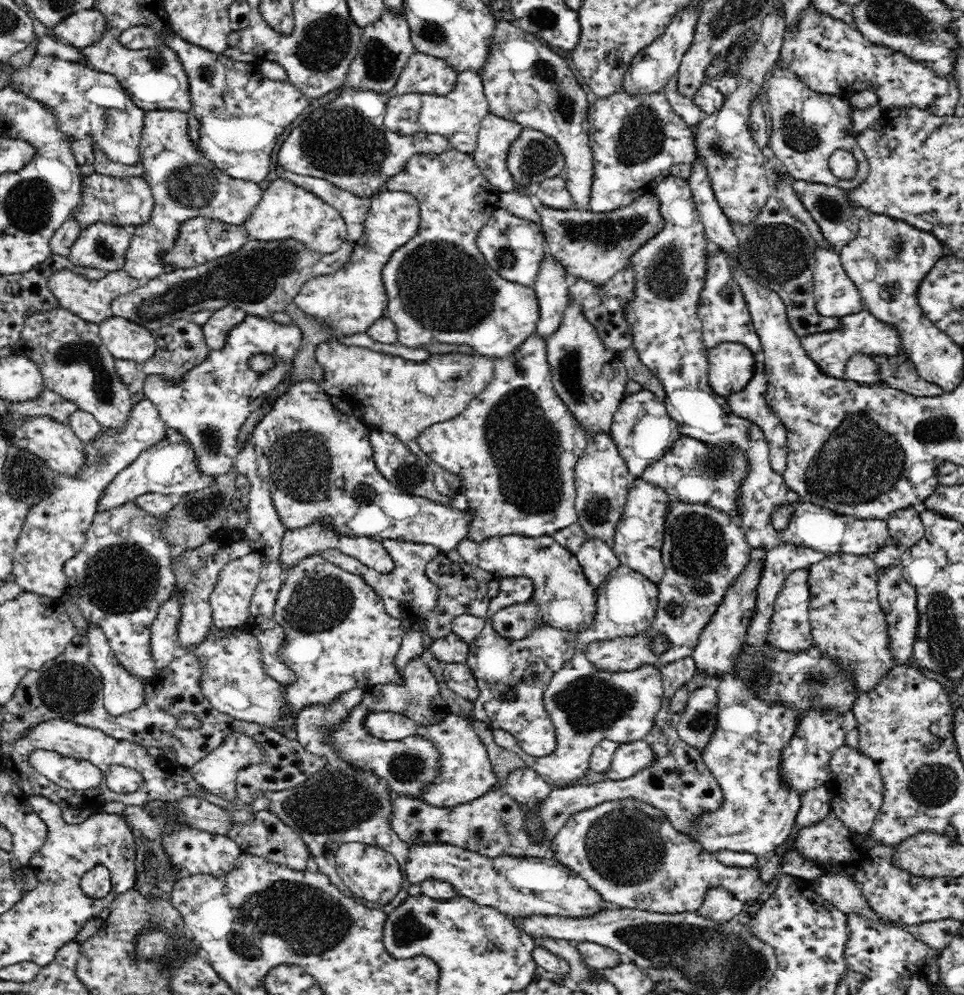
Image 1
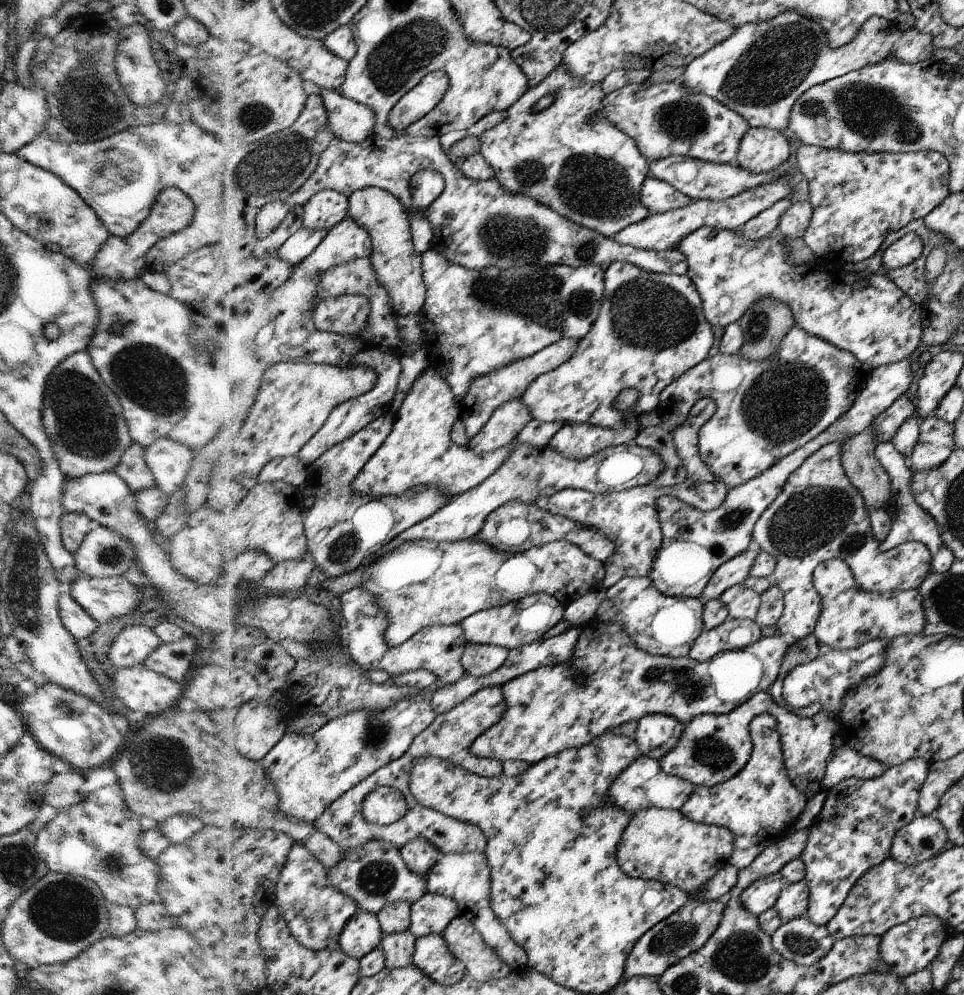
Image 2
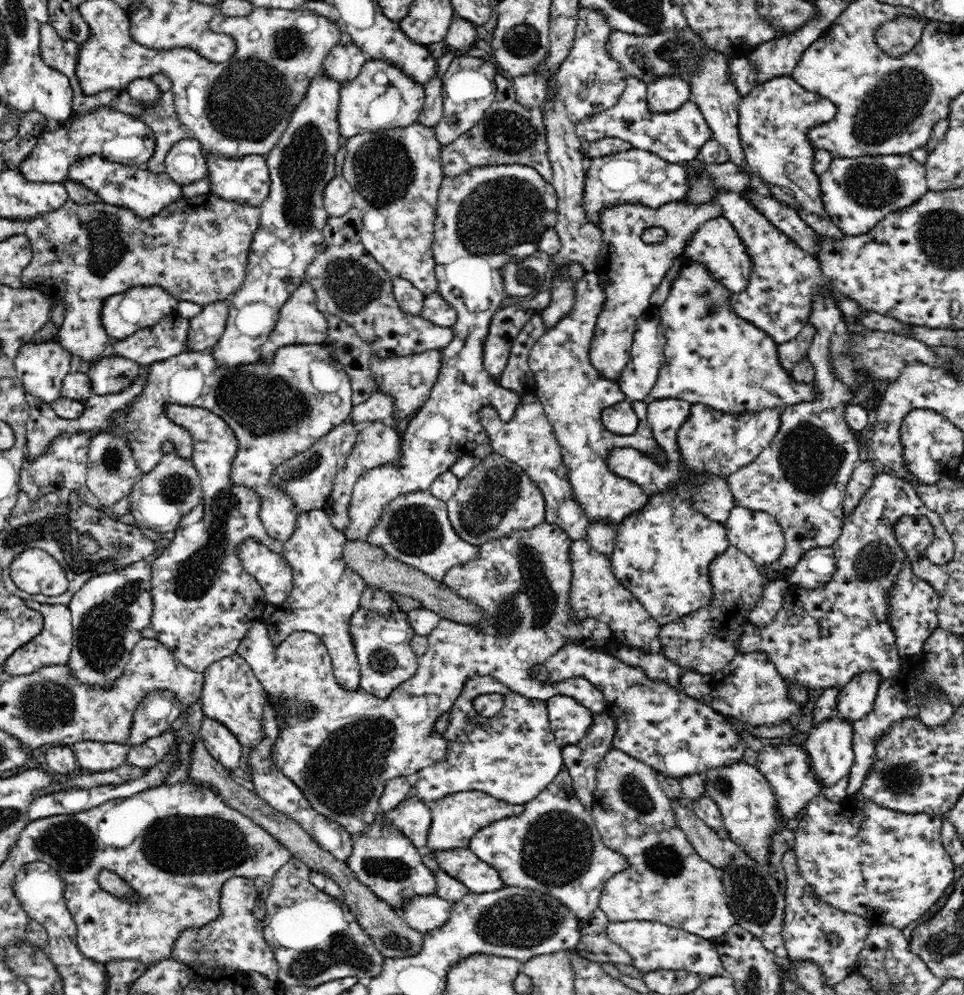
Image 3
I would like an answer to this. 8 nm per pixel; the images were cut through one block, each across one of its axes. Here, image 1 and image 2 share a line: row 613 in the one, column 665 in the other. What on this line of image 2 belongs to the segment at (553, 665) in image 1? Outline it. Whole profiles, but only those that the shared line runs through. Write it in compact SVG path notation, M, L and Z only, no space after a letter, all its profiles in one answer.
M685 482L670 487L640 485L617 492L595 494L581 489L565 489L550 497L540 497L536 506L552 515L575 521L582 527L605 535L612 542L613 554L606 561L604 588L612 587L625 577L648 577L656 554L663 545L662 522L659 520L658 504L664 497L673 497L701 512L719 508L727 499L730 490L720 482Z

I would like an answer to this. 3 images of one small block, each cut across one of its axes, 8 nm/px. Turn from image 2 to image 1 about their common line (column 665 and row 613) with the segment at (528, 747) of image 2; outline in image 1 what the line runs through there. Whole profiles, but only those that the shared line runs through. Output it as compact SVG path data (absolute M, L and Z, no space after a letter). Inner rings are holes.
M675 500L667 516L662 545L665 573L658 585L659 602L652 626L648 632L633 636L595 640L586 648L586 659L598 670L619 675L631 674L644 666L660 669L670 662L692 657L700 635L722 604L726 590L747 565L752 549L735 517L710 506ZM658 633L666 635L669 642L669 650L660 655L650 649L651 638Z

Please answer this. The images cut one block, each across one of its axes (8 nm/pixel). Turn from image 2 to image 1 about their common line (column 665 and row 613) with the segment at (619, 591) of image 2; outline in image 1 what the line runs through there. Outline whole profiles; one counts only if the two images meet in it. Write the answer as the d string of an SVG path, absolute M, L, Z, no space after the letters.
M626 565L609 571L596 589L596 614L593 622L577 634L574 657L553 674L543 694L543 703L556 732L556 750L544 757L526 754L516 737L502 729L493 730L498 746L516 753L526 767L532 767L551 787L562 789L568 782L582 780L591 771L591 756L601 739L612 739L621 745L648 736L655 726L656 711L663 704L664 687L660 669L644 666L631 674L608 674L586 659L586 648L595 640L615 639L620 635L648 632L656 618L658 586L647 575Z

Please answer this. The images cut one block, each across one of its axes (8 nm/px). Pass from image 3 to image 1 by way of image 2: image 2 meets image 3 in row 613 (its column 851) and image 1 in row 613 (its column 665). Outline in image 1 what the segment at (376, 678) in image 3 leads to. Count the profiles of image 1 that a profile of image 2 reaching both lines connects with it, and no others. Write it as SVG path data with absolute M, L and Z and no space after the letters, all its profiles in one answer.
M382 539L381 542L395 562L395 569L388 574L382 574L338 549L321 551L320 554L328 562L341 566L344 570L351 571L352 574L360 575L368 586L372 587L376 594L383 599L388 614L406 617L412 622L418 618L427 617L437 604L439 591L438 587L431 584L430 579L426 576L426 565L440 553L440 550L429 544L406 542L400 539Z

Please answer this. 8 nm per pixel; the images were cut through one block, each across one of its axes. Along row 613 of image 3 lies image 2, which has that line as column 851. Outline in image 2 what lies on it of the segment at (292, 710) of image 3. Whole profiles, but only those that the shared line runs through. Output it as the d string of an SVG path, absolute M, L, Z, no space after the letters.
M838 441L820 448L790 476L783 491L764 510L755 525L754 542L760 551L774 556L778 562L771 579L784 594L784 607L783 616L776 622L776 628L780 636L789 640L804 639L815 631L822 612L822 602L815 590L814 573L821 563L831 559L843 559L850 566L859 588L874 593L918 589L928 572L931 572L931 552L920 542L909 541L888 551L880 550L881 543L872 532L870 510L843 468L842 444Z

